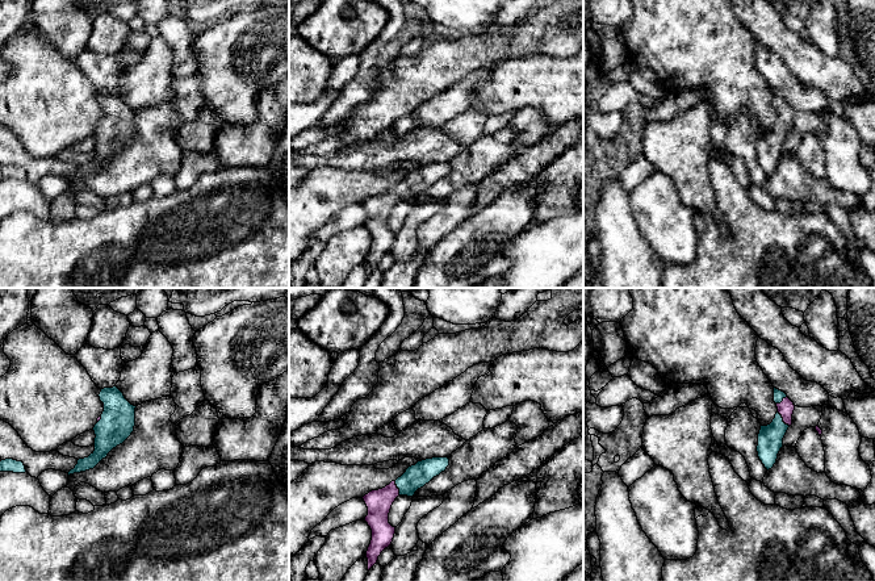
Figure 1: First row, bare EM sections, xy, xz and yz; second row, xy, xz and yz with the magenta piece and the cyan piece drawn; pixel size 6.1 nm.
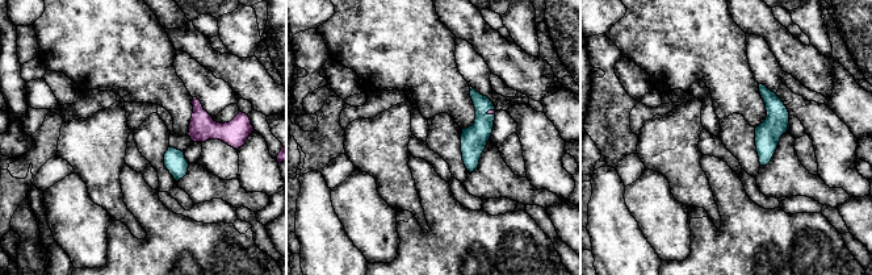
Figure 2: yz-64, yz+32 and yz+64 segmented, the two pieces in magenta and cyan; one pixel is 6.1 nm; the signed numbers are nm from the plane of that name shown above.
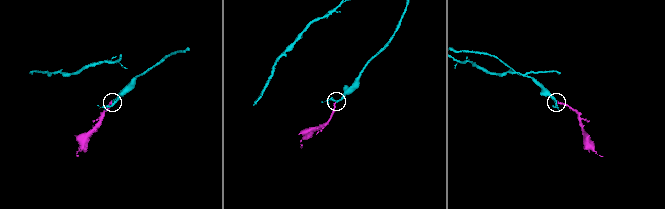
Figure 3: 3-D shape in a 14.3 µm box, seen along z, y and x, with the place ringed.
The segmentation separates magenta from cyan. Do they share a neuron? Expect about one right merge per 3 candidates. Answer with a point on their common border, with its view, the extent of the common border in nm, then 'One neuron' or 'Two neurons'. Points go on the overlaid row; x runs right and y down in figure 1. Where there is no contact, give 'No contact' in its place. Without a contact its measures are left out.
Touches magenta at yz (783, 419). Shared border 120 nm. One neuron

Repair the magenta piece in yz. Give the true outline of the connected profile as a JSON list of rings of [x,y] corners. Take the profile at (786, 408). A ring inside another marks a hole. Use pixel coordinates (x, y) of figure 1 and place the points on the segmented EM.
[[[774,388],[774,402],[776,404],[778,411],[770,425],[761,426],[757,446],[758,457],[767,471],[776,463],[778,453],[783,447],[783,438],[792,425],[795,410],[794,402],[784,392],[776,388]]]

